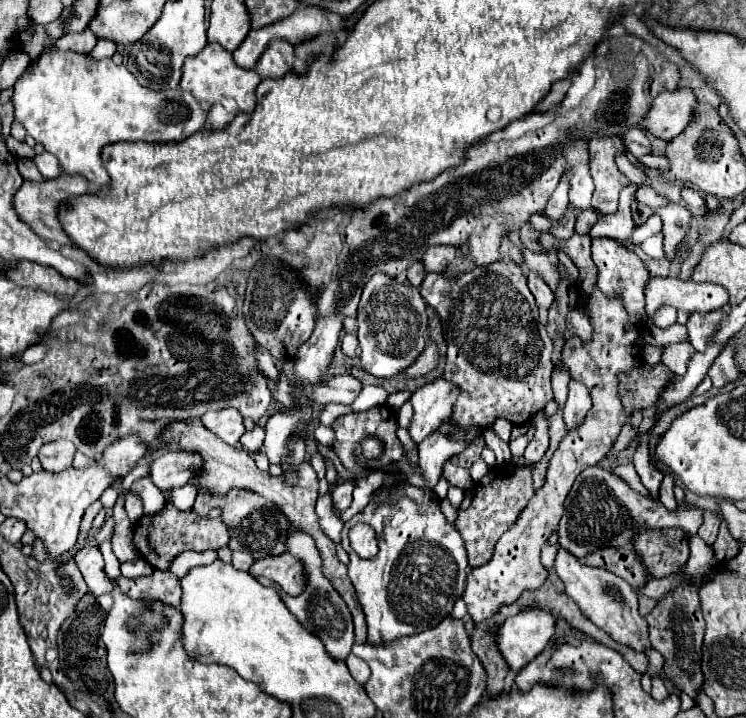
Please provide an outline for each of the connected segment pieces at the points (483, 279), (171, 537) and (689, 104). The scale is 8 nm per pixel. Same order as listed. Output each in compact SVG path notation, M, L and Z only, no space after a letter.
M494 262L476 266L474 270L452 282L452 346L448 346L444 376L458 390L458 404L452 410L456 422L466 426L488 428L496 418L526 424L530 416L540 412L552 400L552 340L540 324L538 308L532 292L526 286L522 266L514 262Z
M166 502L164 510L152 514L152 516L142 516L140 520L134 522L132 544L138 550L138 554L154 570L168 570L172 560L184 550L202 552L202 550L220 550L220 548L228 546L228 528L222 524L220 518L212 520L206 516L198 516L192 508L182 512Z
M676 88L672 92L660 92L652 102L652 108L640 122L640 128L666 142L674 140L692 120L696 98L688 88Z

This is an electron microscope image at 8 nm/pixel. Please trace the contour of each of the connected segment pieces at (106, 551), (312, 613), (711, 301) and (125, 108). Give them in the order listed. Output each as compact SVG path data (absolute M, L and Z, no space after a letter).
M106 540L102 542L99 546L102 556L105 562L105 572L108 578L113 582L117 579L120 575L120 565L121 563L118 561L116 556L112 551L111 540Z
M292 532L292 536L288 538L286 546L288 546L290 554L294 554L296 558L300 558L304 562L304 568L306 568L306 574L308 574L308 588L300 596L296 596L296 598L288 596L284 600L284 604L288 606L288 610L298 618L298 622L306 630L314 632L324 642L326 650L334 658L344 660L350 654L352 644L354 644L354 624L352 624L352 616L350 616L348 606L340 598L340 594L334 590L334 586L330 584L330 580L322 574L320 552L318 552L314 540L308 534L304 534L304 532Z
M652 278L646 284L646 312L650 320L662 304L686 310L688 314L708 314L728 304L728 290L712 282L696 284L680 278Z
M46 52L40 54L36 66L28 68L14 84L14 118L22 122L26 134L54 154L66 174L86 176L94 190L108 186L110 178L102 166L102 148L116 142L180 142L190 134L204 130L208 112L194 100L188 102L182 90L152 92L138 84L126 66L116 66L110 58L92 60L78 52Z

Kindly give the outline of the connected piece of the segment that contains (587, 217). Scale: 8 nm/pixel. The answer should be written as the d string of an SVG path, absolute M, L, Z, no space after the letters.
M592 208L580 212L578 218L576 218L576 232L578 232L578 234L588 234L590 228L600 220L600 216L602 216L602 214L594 212Z

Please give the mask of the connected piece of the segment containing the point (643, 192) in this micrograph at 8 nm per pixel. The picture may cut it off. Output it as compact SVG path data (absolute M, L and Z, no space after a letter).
M642 185L638 188L636 192L636 200L642 202L642 204L648 204L648 206L652 206L652 208L660 208L660 206L668 204L666 198L658 196L653 189L646 185Z

